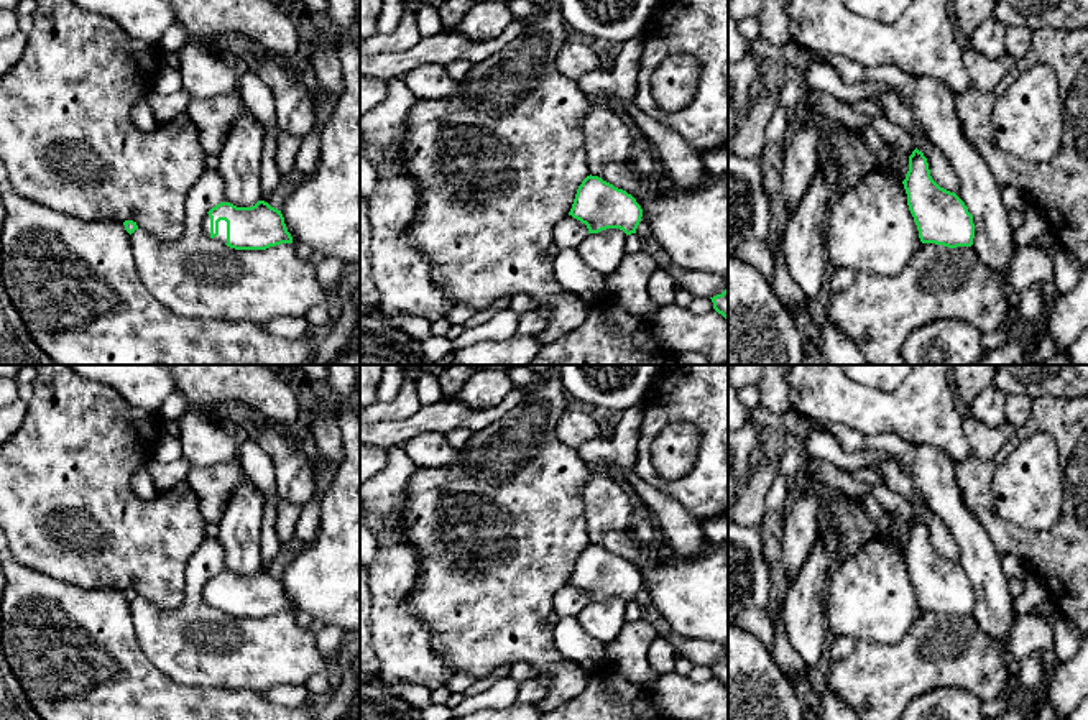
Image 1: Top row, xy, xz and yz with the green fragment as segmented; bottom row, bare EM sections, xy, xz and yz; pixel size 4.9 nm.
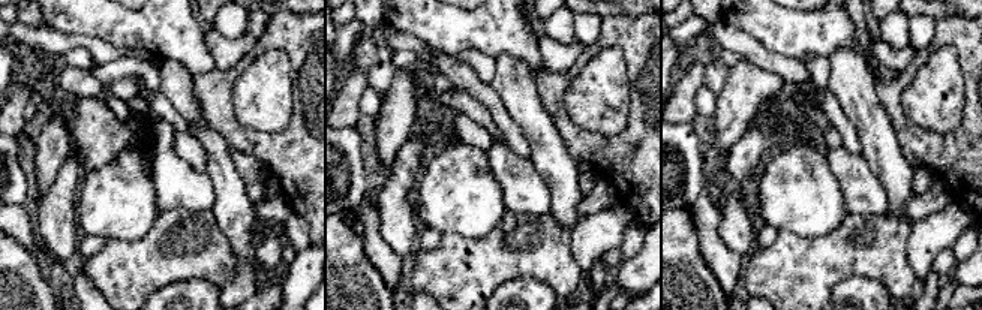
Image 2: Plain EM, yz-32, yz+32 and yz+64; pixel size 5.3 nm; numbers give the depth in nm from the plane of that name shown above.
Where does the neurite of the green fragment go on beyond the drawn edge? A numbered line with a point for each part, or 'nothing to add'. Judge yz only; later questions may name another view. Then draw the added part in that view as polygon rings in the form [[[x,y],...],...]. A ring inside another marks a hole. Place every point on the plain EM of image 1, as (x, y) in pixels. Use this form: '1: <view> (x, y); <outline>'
nothing to add

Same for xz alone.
nothing to add

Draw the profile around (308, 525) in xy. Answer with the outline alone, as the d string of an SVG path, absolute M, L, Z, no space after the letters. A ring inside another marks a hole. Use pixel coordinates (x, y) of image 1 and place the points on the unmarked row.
M314 496L306 505L301 506L301 516L297 519L294 536L301 542L311 544L319 534L319 526L320 526L319 498Z

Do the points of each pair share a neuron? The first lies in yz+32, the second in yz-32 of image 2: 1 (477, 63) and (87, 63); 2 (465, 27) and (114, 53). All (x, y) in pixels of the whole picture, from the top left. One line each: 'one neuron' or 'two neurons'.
1: two neurons
2: two neurons

